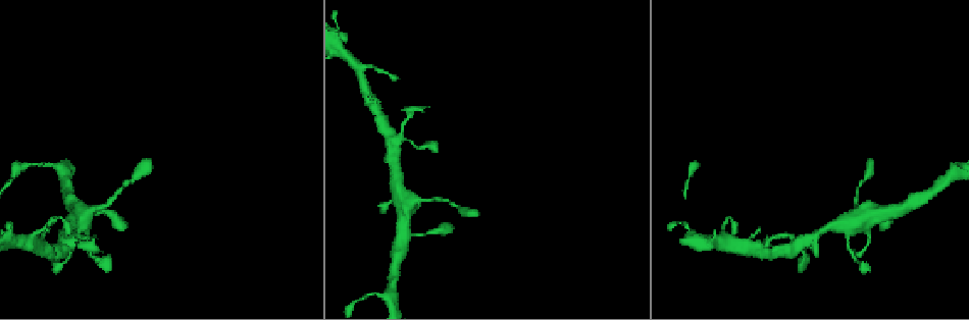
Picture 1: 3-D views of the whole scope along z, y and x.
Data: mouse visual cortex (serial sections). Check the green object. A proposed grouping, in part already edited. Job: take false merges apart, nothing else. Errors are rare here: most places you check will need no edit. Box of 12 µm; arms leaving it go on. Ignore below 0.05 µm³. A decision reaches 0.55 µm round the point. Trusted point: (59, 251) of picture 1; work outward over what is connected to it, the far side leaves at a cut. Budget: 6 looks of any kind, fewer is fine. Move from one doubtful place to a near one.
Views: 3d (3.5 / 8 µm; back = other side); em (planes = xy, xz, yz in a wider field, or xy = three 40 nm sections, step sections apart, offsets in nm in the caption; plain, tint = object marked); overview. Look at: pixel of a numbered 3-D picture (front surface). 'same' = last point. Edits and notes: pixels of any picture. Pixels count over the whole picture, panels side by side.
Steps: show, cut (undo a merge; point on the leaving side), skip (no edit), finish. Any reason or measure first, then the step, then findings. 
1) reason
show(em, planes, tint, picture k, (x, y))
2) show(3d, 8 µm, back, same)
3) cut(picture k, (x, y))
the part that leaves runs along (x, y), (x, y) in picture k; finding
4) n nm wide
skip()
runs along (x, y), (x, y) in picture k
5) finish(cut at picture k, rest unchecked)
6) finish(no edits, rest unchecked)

a fork
show(3d, 3.5 µm, picture 1, (32, 244))

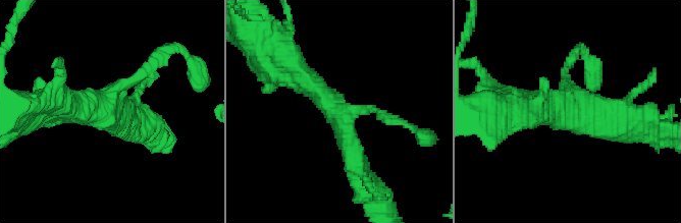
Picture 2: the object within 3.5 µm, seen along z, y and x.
3 arms; arms of 150, 350, 400 nm
show(em, planes, tint, picture 2, (114, 112))

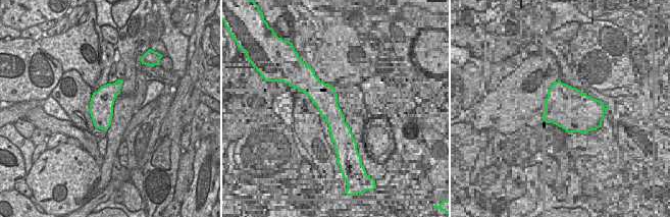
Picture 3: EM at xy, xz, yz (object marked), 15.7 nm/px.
skip()
runs along (368, 186), (333, 106), (303, 77) in picture 2; continuous, no second cell

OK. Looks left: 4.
abrupt turn
show(3d, 3.5 µm, picture 1, (84, 242))

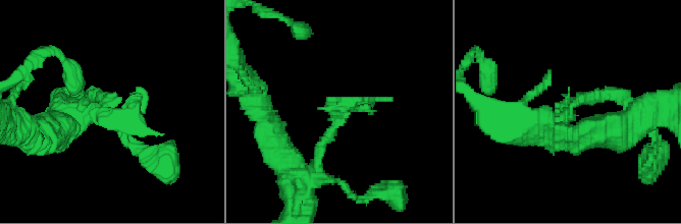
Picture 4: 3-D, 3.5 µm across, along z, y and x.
show(em, xy, step 2, tint, picture 4, (568, 112))

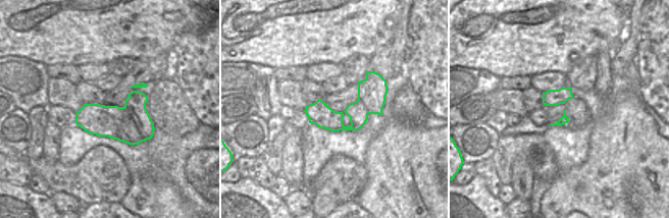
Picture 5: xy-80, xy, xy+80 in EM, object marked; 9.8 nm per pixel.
cut(picture 4, (135, 129))
the part that leaves runs along (109, 110), (127, 120), (141, 89) in picture 4; two cells meet here

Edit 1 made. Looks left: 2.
finish(cut at picture 4, rest unchecked)

